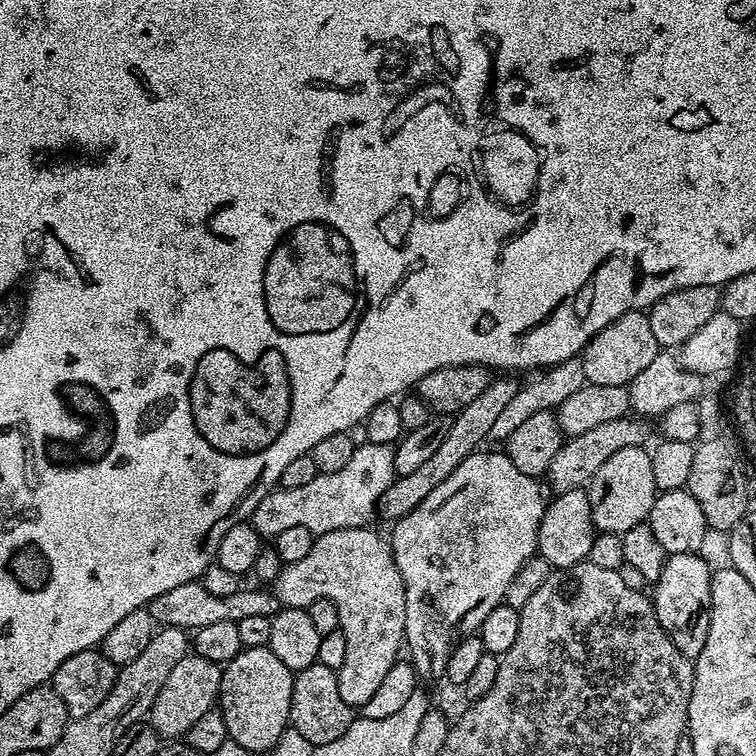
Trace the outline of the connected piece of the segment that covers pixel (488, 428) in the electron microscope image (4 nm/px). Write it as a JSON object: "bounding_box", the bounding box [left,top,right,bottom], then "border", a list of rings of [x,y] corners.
{"bounding_box":[378,374,522,522],"border":[[[500,374],[489,379],[486,390],[482,390],[482,394],[478,394],[478,398],[474,398],[474,402],[470,402],[470,406],[466,406],[461,412],[455,413],[451,417],[448,429],[446,430],[446,438],[442,438],[442,446],[438,446],[438,450],[431,458],[427,460],[418,470],[405,476],[397,476],[392,481],[392,485],[386,490],[386,494],[382,494],[378,505],[379,515],[385,516],[388,522],[401,520],[406,514],[410,514],[410,510],[414,510],[414,506],[418,506],[418,502],[422,502],[422,498],[426,498],[426,494],[430,494],[430,490],[434,490],[434,486],[438,486],[441,482],[446,482],[446,478],[450,478],[450,474],[454,474],[454,470],[458,470],[458,466],[462,466],[462,462],[471,452],[477,451],[481,447],[480,444],[485,439],[491,437],[494,430],[494,421],[502,414],[502,409],[511,402],[514,394],[518,394],[518,390],[522,386],[521,381],[512,374]]]}

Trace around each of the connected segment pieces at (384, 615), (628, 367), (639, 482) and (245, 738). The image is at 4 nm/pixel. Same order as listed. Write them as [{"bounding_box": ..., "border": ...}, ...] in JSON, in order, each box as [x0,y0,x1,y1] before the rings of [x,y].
[{"bounding_box":[270,528,406,710],"border":[[[339,528],[319,533],[306,558],[283,565],[270,584],[285,608],[309,608],[318,598],[330,598],[338,606],[338,631],[346,638],[346,662],[336,673],[338,694],[354,710],[360,710],[377,693],[390,668],[401,659],[406,644],[402,574],[394,562],[391,543],[370,529]]]},{"bounding_box":[581,311,660,386],"border":[[[630,311],[604,327],[590,340],[581,352],[583,374],[592,385],[627,386],[642,370],[646,370],[660,351],[657,338],[651,333],[649,318],[645,311]]]},{"bounding_box":[586,446,658,534],"border":[[[625,446],[622,450],[610,454],[594,474],[592,481],[586,485],[588,501],[590,502],[590,514],[592,515],[592,527],[597,533],[614,532],[622,534],[633,526],[645,523],[650,514],[650,506],[654,506],[658,489],[654,482],[654,466],[652,465],[652,453],[644,446]]]},{"bounding_box":[218,647,294,754],"border":[[[268,647],[245,648],[220,673],[218,710],[226,718],[231,743],[266,754],[290,726],[290,698],[294,674]]]}]

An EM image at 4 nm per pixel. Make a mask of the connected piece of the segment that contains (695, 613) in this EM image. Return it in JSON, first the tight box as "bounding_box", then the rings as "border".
{"bounding_box":[650,552,713,658],"border":[[[695,552],[668,556],[662,566],[662,574],[654,581],[653,588],[656,589],[650,592],[662,630],[666,630],[670,642],[674,642],[674,646],[689,658],[702,654],[702,646],[706,646],[706,634],[710,630],[710,586],[713,569],[708,568],[702,557],[703,555]]]}

